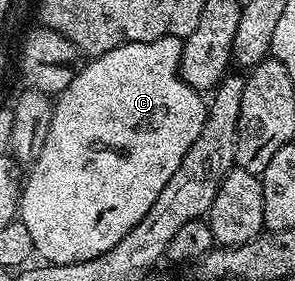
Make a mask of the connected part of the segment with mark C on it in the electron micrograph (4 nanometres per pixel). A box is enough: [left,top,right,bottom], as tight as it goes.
[19,37,207,265]

